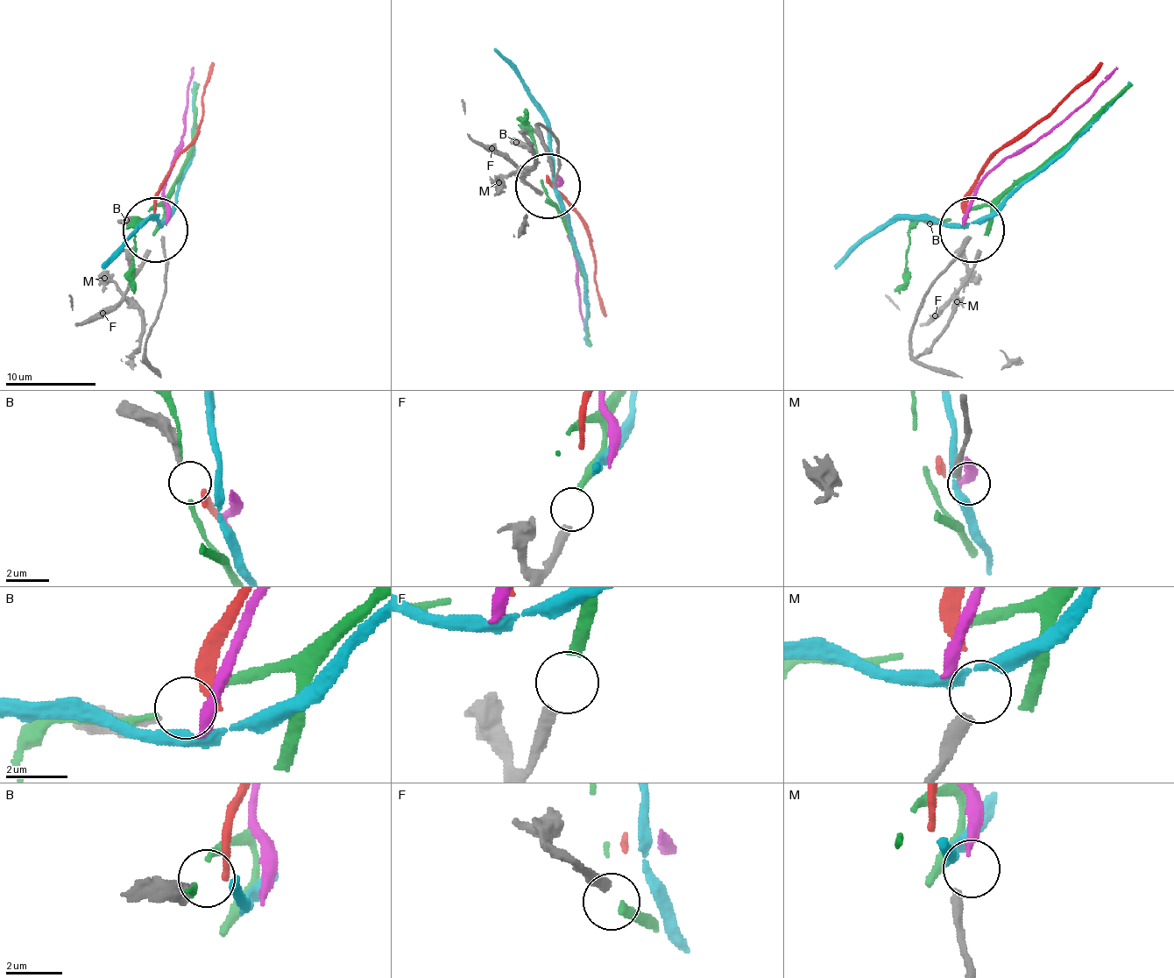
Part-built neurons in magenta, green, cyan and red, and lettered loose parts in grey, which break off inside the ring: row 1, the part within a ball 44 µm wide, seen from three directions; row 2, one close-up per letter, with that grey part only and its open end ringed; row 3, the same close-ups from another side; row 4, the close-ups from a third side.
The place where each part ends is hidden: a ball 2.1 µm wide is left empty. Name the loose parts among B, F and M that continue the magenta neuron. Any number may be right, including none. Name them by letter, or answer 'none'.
none

